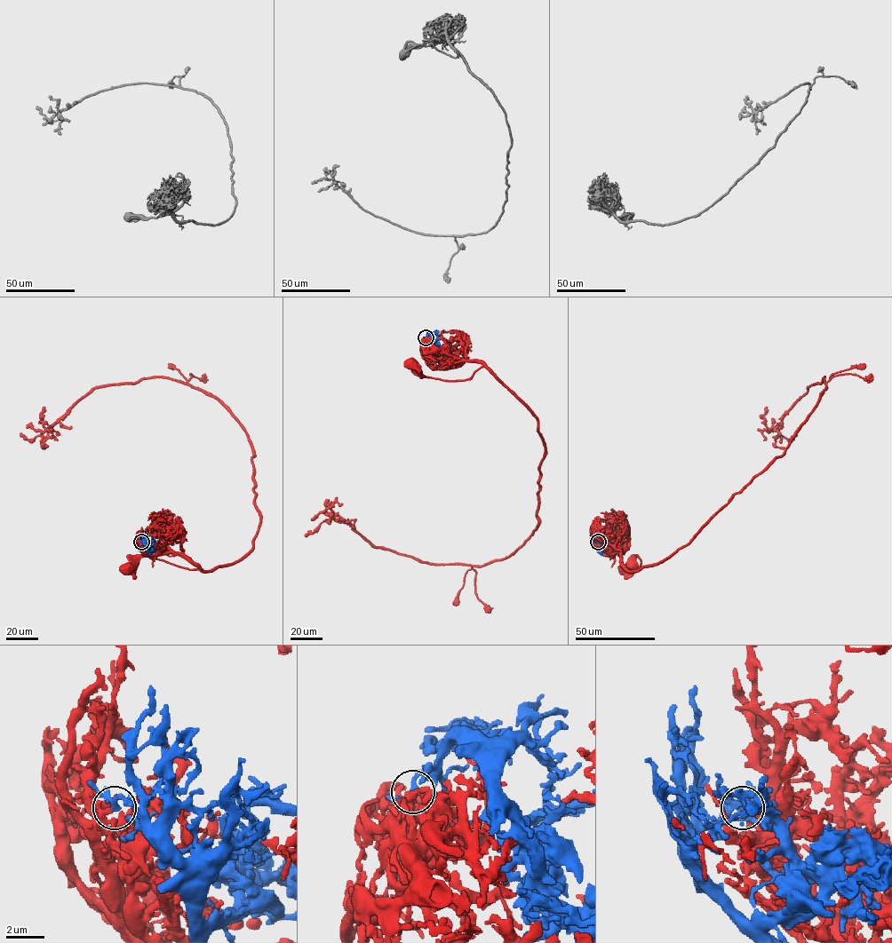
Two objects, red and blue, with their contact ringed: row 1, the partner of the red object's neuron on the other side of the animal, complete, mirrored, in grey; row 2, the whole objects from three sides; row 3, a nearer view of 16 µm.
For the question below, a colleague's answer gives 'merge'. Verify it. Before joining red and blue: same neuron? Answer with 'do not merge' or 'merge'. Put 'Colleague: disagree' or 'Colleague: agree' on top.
Colleague: agree
merge

